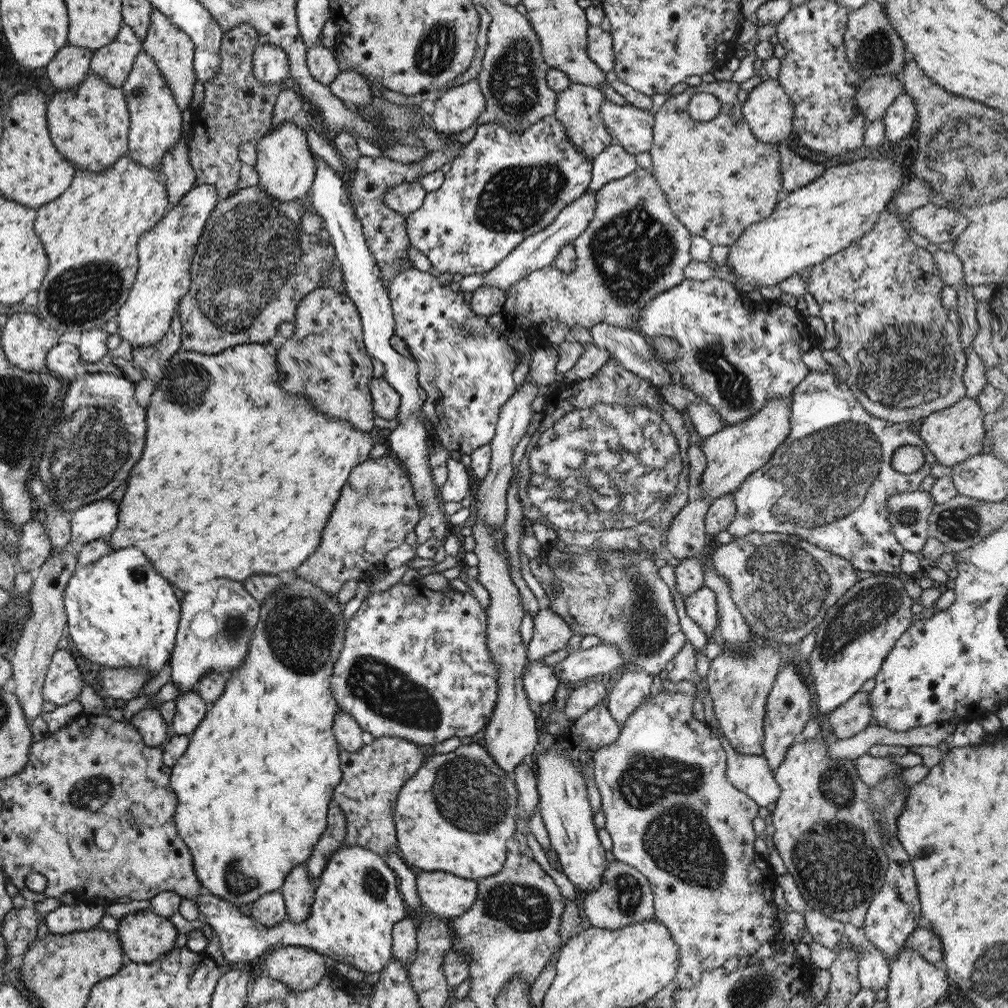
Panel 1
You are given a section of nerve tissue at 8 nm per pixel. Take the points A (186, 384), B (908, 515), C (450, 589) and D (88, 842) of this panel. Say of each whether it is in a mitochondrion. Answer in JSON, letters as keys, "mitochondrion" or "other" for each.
{"A":"mitochondrion","B":"mitochondrion","C":"other","D":"other"}

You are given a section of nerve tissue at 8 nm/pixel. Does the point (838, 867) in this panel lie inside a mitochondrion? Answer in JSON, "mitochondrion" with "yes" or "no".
{"mitochondrion":"yes"}

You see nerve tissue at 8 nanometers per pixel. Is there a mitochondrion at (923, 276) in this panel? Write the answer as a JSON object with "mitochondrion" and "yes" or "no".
{"mitochondrion":"no"}

